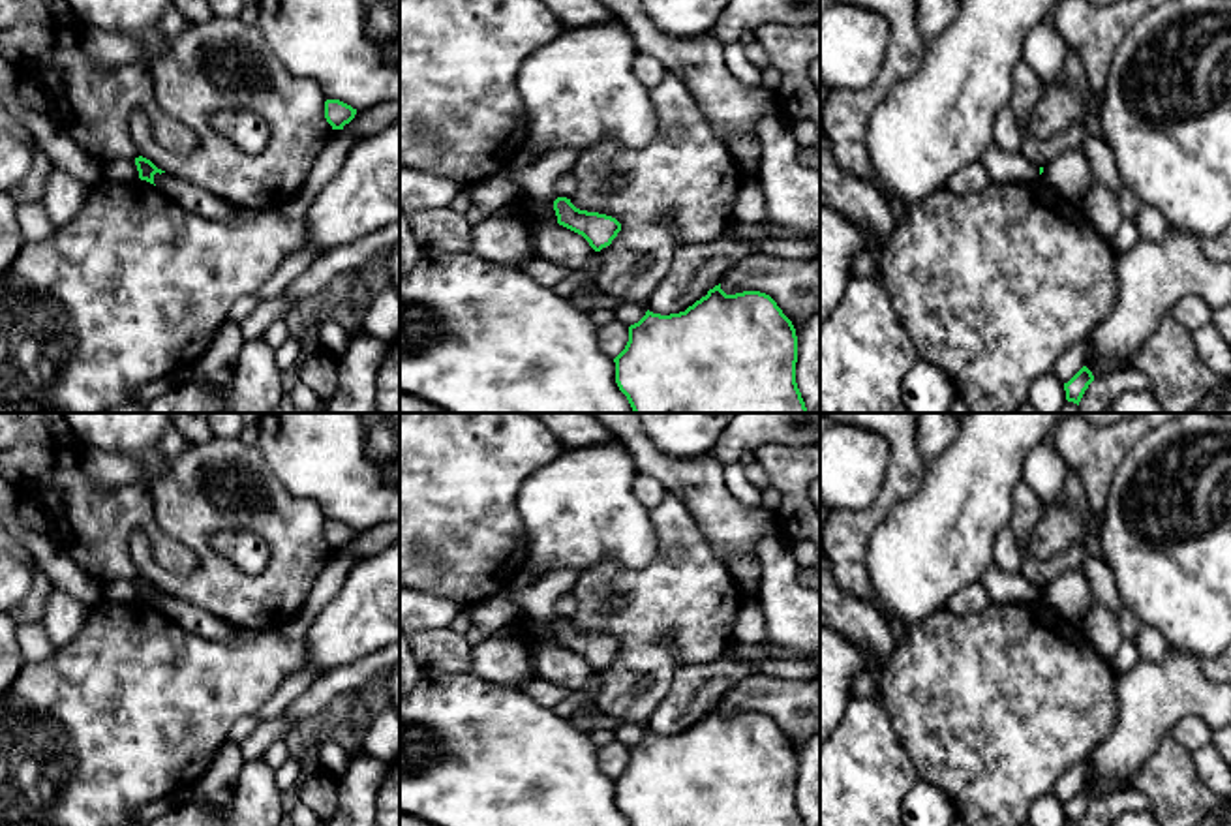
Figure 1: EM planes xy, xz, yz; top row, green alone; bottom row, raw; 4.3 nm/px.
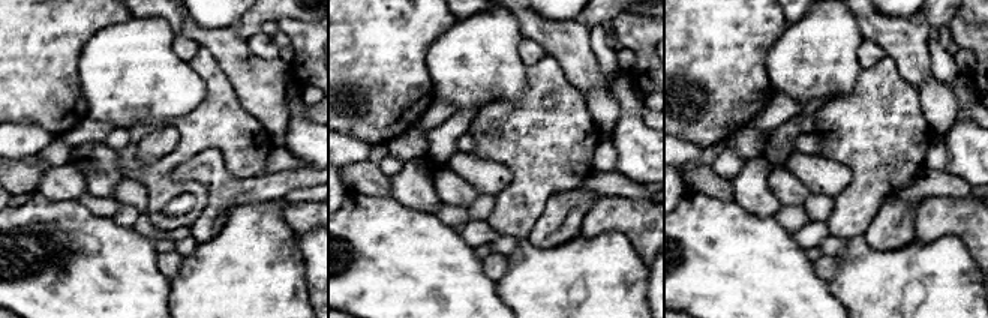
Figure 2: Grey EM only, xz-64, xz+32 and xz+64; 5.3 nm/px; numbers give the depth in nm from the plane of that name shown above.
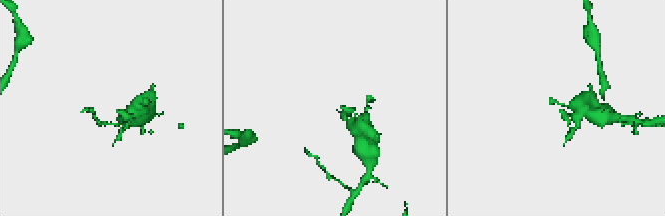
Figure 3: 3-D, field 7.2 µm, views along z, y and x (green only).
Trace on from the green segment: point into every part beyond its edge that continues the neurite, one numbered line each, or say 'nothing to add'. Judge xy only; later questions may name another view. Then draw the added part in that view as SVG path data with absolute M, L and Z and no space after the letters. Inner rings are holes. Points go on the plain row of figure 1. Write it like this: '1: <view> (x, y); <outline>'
nothing to add

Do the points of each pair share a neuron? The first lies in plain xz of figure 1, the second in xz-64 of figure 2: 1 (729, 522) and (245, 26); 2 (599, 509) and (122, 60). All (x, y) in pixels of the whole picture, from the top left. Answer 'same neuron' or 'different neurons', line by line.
1: different neurons
2: same neuron

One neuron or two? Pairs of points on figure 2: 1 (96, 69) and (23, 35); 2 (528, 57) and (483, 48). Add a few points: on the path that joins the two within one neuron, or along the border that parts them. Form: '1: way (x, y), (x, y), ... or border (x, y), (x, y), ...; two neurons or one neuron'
1: border (99, 30), (80, 56), (78, 78), (83, 95); two neurons
2: border (523, 38), (519, 45), (519, 57), (526, 66); two neurons

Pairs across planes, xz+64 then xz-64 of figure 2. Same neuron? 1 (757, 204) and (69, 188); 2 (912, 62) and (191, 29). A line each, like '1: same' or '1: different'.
1: same
2: same

